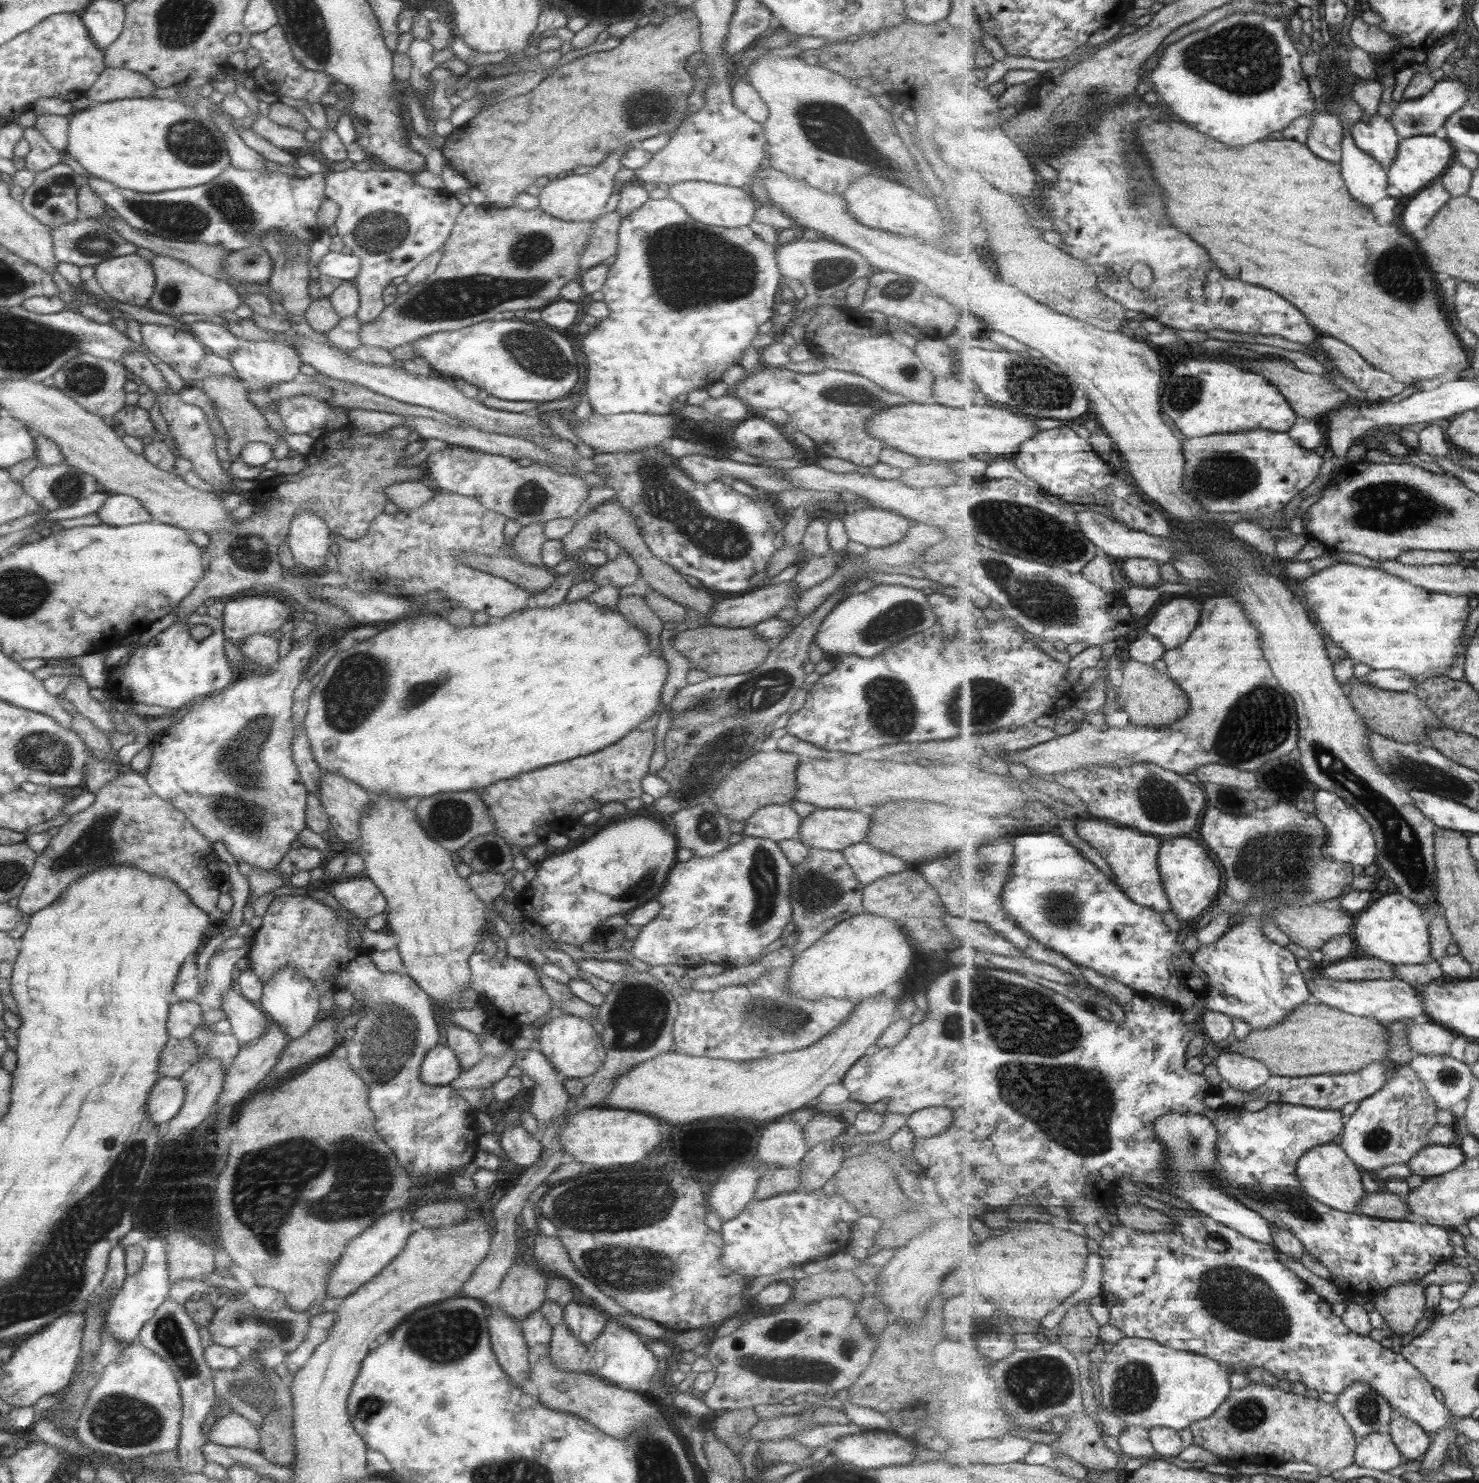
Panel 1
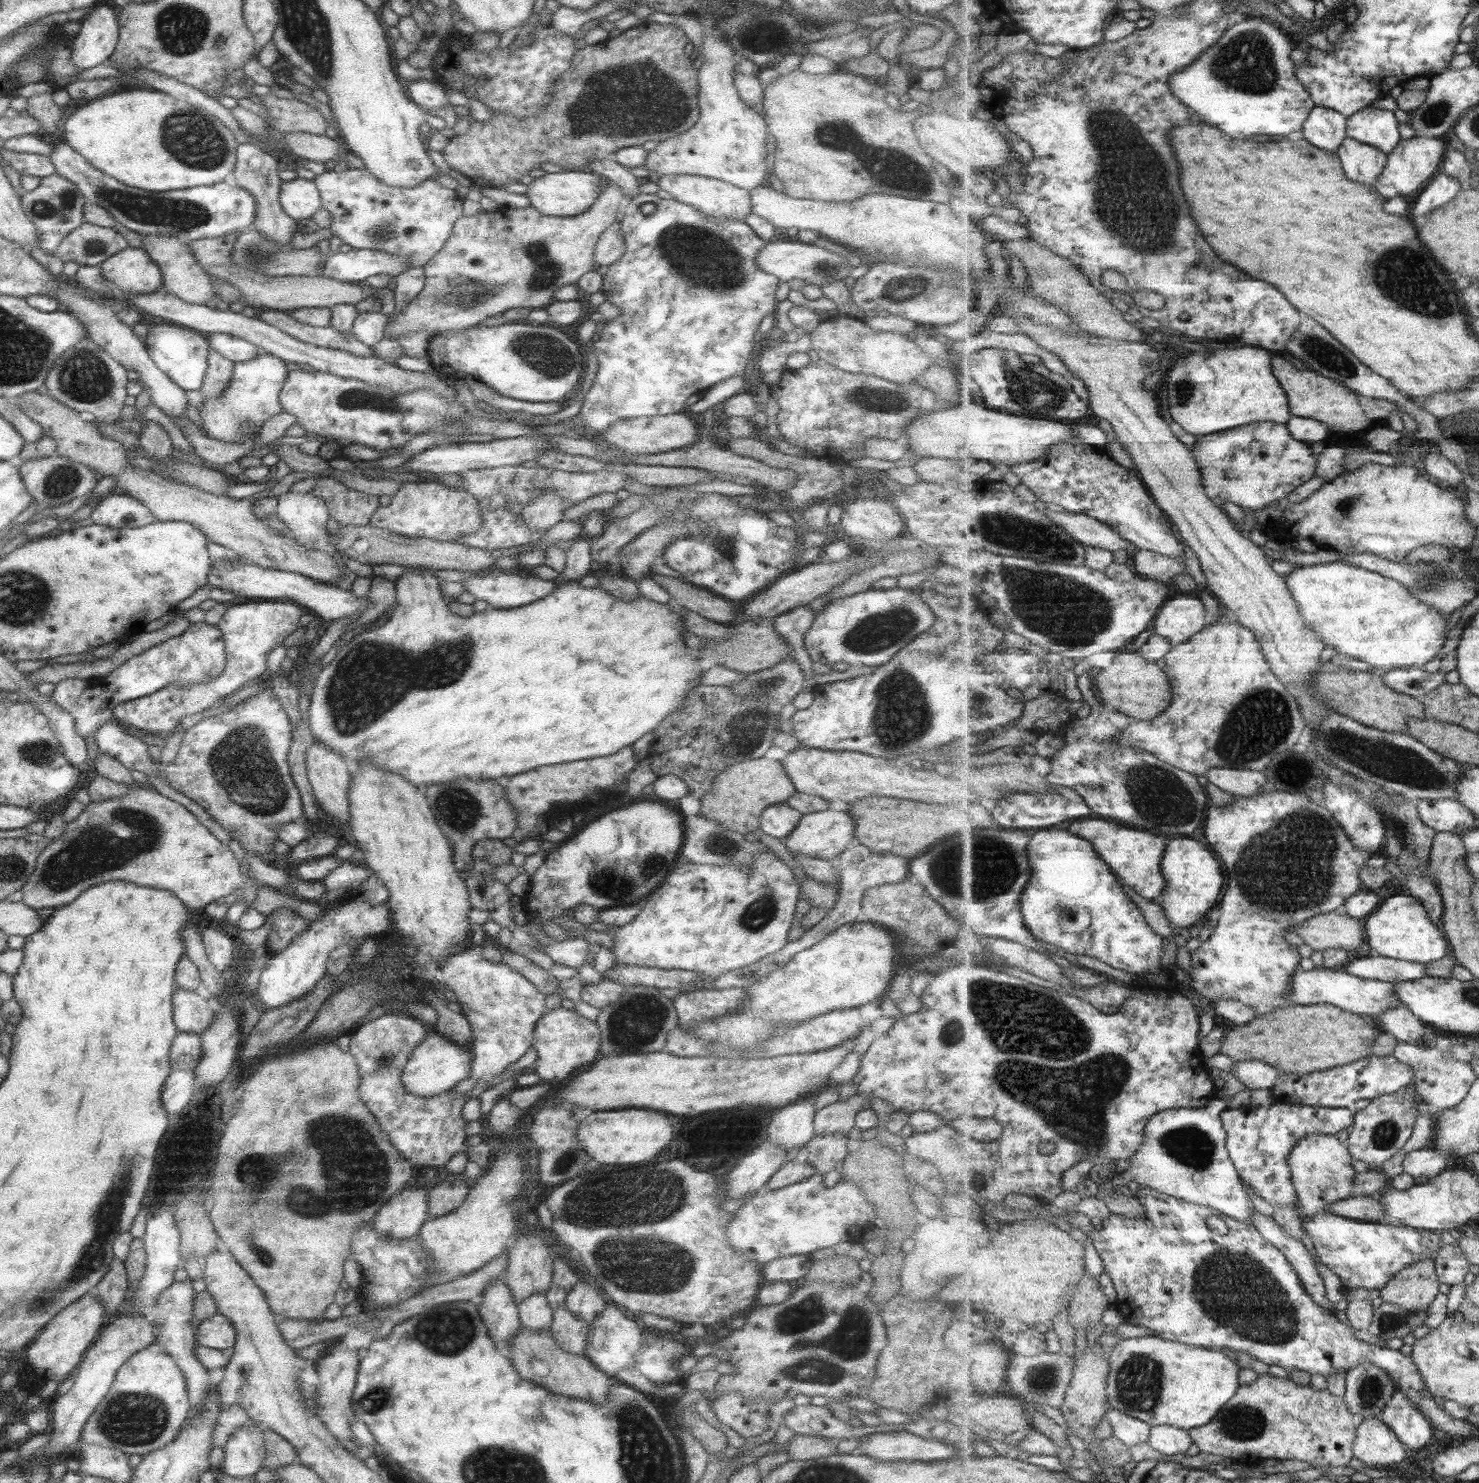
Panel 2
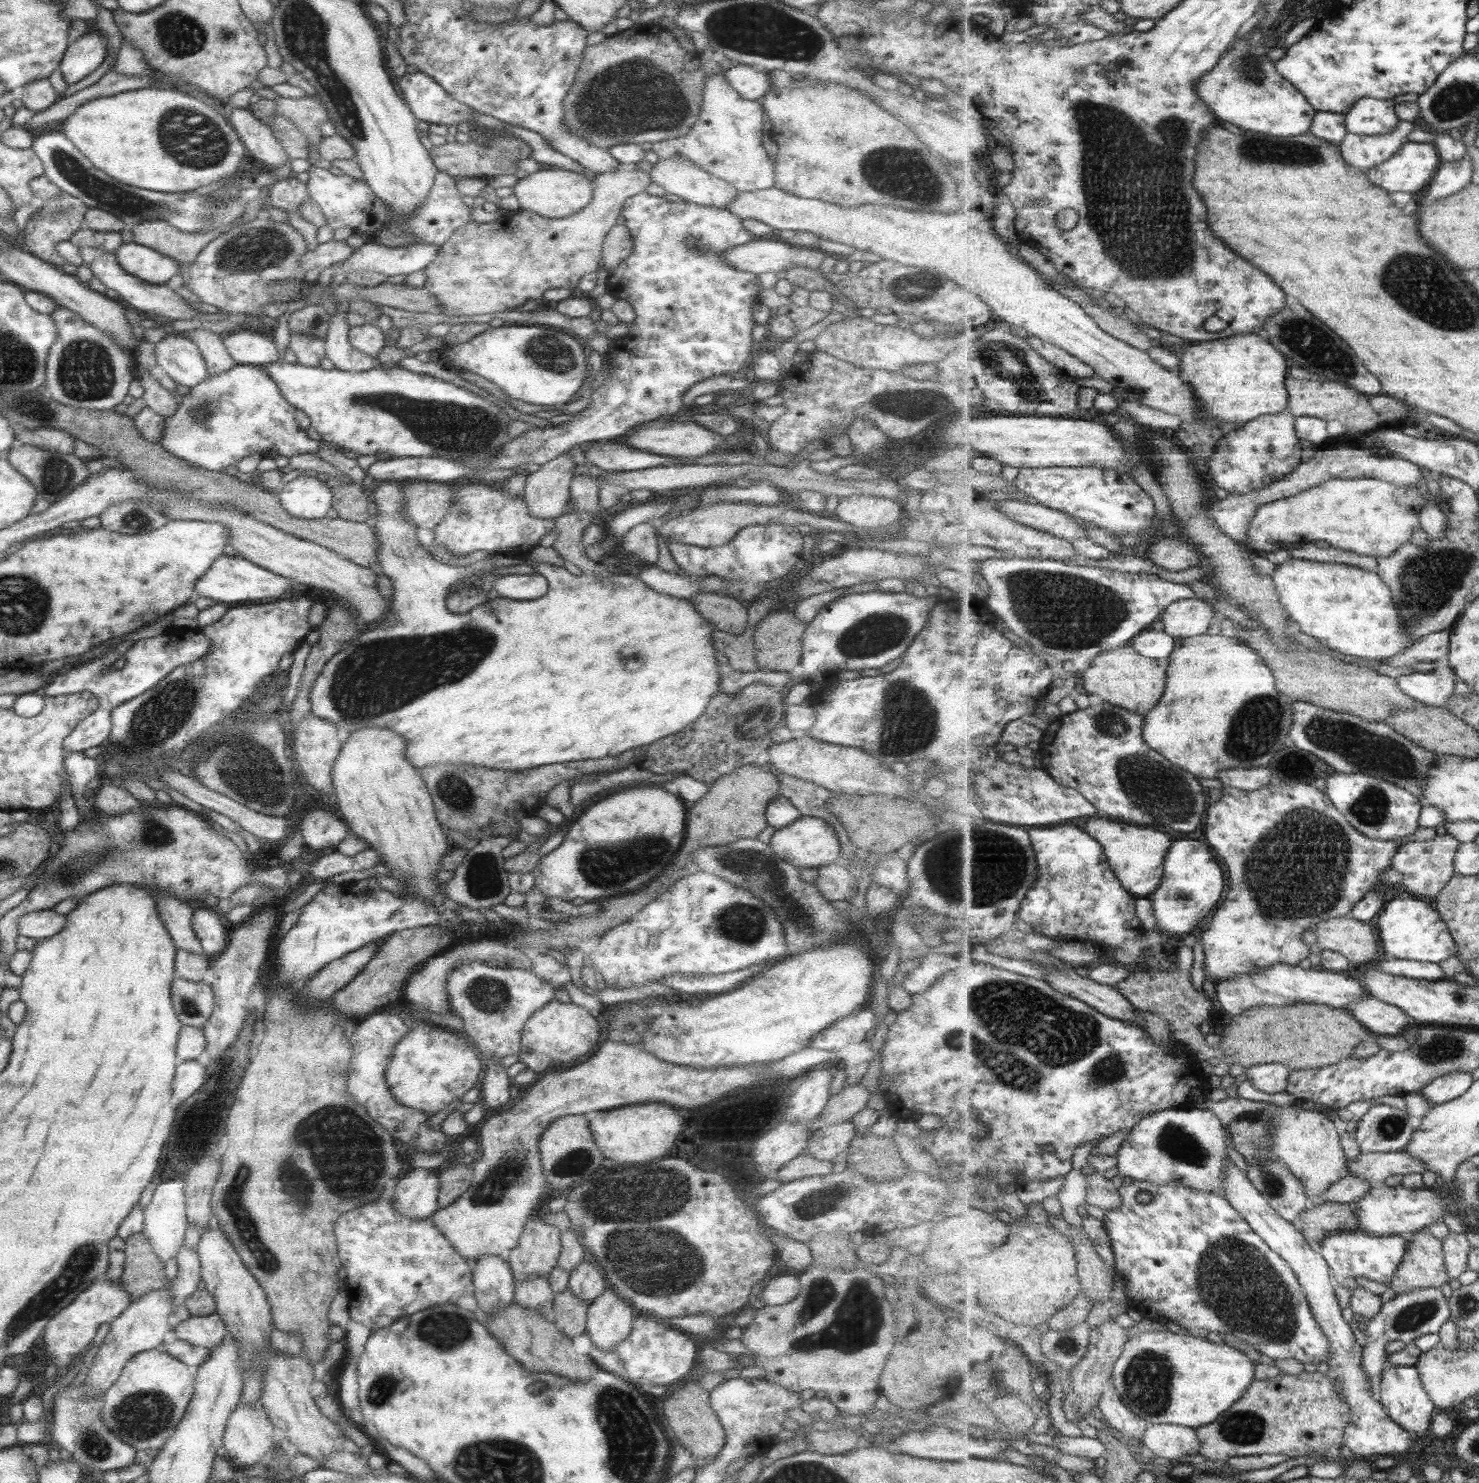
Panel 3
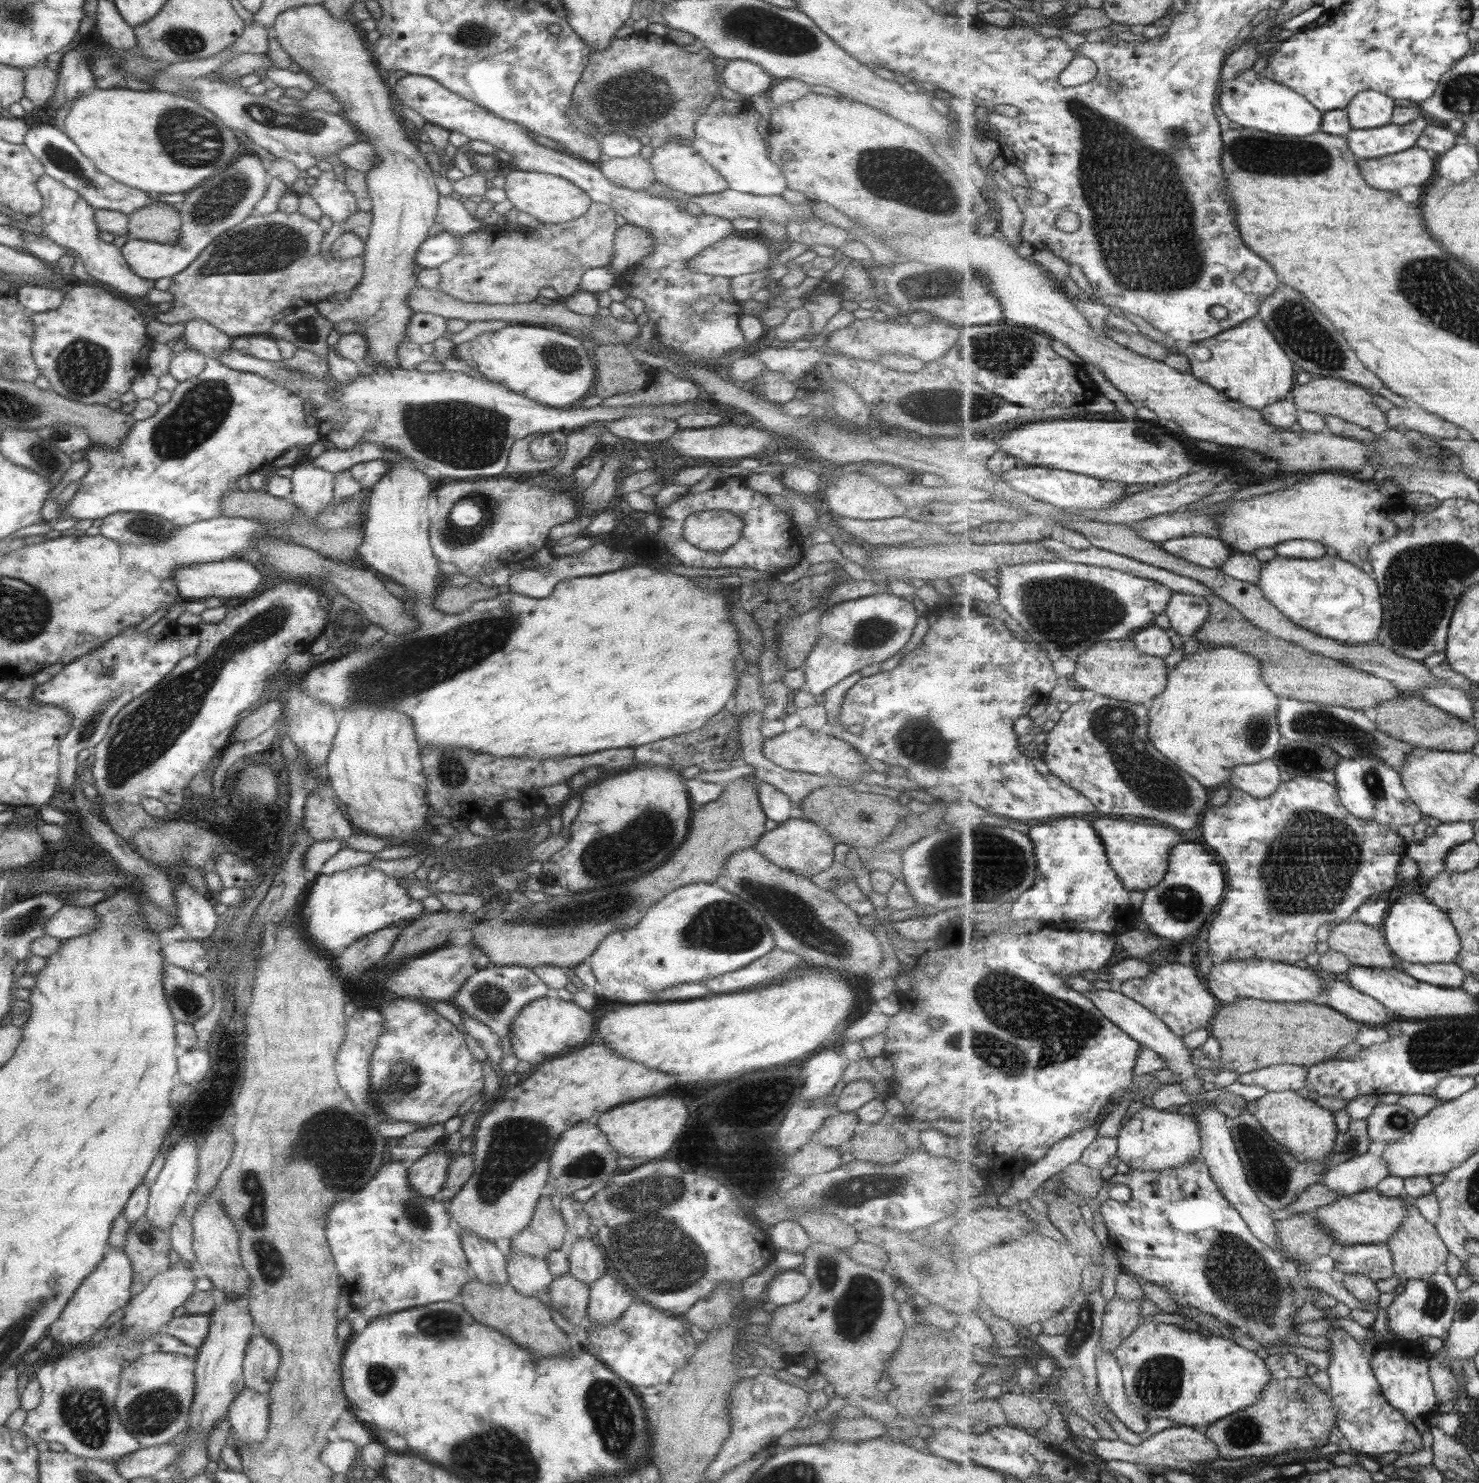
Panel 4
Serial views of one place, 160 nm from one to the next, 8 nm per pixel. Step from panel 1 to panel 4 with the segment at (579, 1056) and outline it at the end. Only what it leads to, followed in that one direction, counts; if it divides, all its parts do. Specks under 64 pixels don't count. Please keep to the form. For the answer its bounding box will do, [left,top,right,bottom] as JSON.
[510,994,595,1064]

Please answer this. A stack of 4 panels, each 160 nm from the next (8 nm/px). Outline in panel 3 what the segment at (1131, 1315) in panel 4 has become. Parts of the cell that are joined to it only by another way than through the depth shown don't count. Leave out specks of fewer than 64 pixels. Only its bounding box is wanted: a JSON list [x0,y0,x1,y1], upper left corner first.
[1064,1320,1128,1423]

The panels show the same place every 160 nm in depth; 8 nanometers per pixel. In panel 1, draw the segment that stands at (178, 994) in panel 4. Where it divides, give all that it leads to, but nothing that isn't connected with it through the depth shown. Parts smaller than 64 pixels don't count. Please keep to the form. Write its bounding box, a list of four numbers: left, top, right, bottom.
[166,1000,203,1038]

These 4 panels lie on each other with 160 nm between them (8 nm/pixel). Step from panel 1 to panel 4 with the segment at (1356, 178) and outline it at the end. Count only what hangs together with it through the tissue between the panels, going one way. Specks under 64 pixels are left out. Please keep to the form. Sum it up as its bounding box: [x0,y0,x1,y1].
[1346,114,1430,159]

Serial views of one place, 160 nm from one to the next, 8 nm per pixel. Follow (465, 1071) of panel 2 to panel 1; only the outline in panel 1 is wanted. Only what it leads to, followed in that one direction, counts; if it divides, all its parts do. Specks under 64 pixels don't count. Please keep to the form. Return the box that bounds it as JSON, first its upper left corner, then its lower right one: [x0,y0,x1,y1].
[419,1043,461,1086]

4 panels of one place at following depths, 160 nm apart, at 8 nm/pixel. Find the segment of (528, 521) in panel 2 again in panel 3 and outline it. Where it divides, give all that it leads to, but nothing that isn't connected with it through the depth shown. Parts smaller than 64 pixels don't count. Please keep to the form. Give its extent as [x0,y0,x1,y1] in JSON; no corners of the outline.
[521,452,575,520]

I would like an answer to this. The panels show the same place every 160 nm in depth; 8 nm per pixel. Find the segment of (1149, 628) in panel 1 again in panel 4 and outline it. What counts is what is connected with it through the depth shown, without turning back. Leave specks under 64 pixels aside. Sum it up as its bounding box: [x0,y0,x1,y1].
[1166,592,1210,639]

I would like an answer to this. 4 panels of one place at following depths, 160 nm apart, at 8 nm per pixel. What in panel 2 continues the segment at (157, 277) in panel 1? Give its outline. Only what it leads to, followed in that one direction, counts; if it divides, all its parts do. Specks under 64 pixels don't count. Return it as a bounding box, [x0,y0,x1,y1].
[142,236,218,304]

